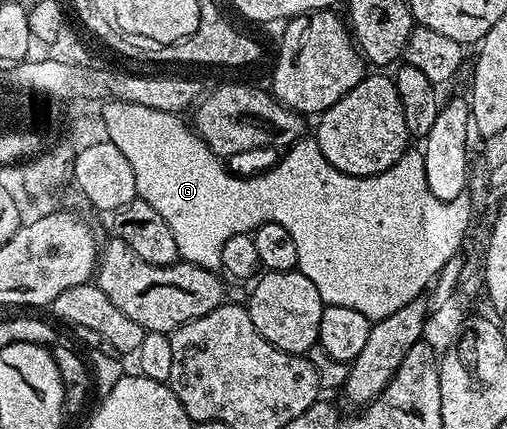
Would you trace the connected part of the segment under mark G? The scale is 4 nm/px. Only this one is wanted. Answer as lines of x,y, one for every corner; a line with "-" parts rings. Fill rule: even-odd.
110,101
102,103
101,116
108,128
109,142
112,142
117,148
121,148
125,160
129,160
129,168
133,168
136,195
151,204
157,210
158,215
168,224
177,242
179,257
182,261
191,262
206,270
218,271
221,267
221,248
225,248
225,240
229,240
229,236
250,235
262,222
281,224
285,228
289,228
289,236
293,236
293,240
297,243
297,260
299,261
297,269
299,273
309,276
309,280
313,280
313,284
317,284
317,292
321,292
321,300
324,304
353,308
353,312
361,312
361,316
372,320
393,316
393,312
397,312
397,308
405,308
405,304
409,304
413,299
420,297
434,283
435,277
441,272
441,268
445,268
447,261
460,253
459,245
462,244
463,237
467,234
467,225
471,222
469,197
462,196
453,199
451,202
442,202
430,192
428,181
425,178
423,151
419,148
416,148
416,150
415,148
408,148
401,156
401,160
397,160
397,164
393,164
385,172
362,178
333,168
333,164
329,164
329,160
325,160
325,156
316,144
314,137
304,136
284,153
287,155
272,170
267,170
264,174
257,175
256,178
238,178
237,175
230,174
223,167
226,165
221,161
219,155
213,153
204,144
202,138
195,133
188,123
186,126
182,122
181,119
183,118
179,114
157,111
155,108
145,107
142,104

